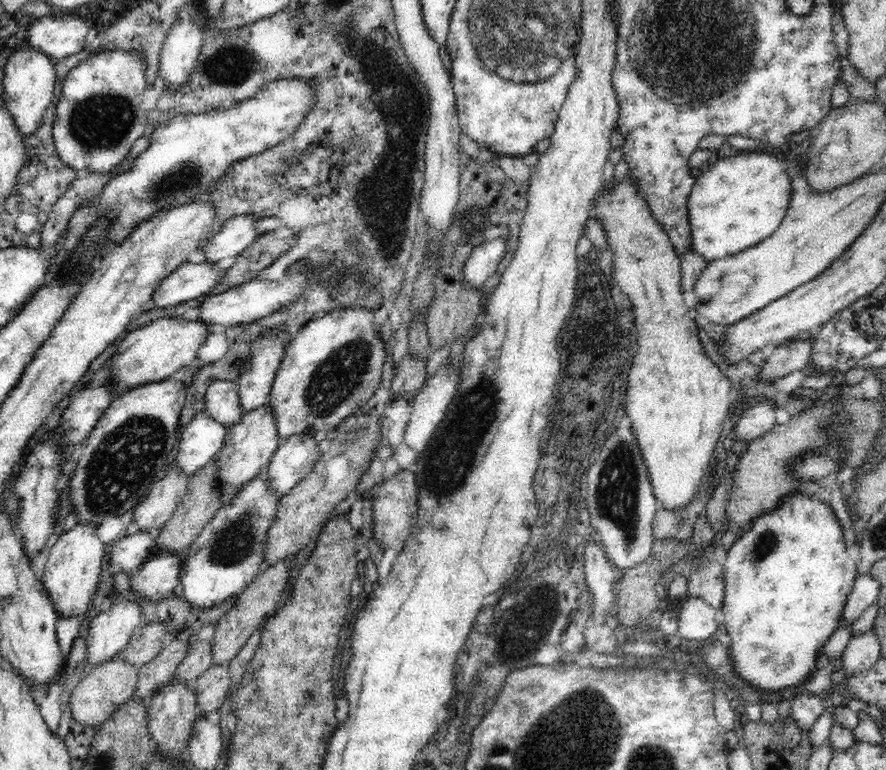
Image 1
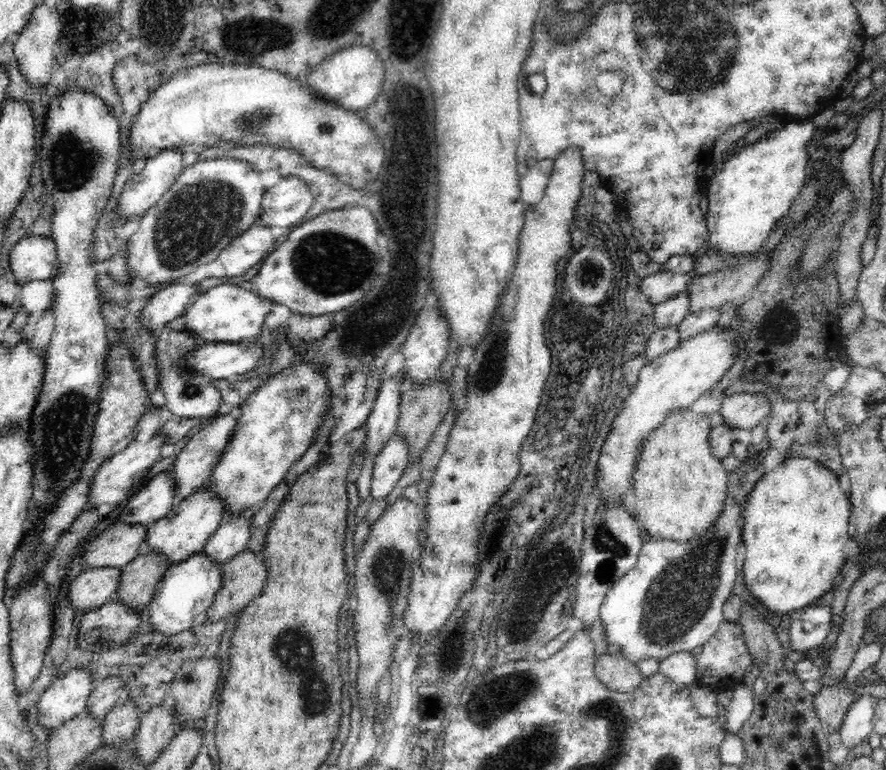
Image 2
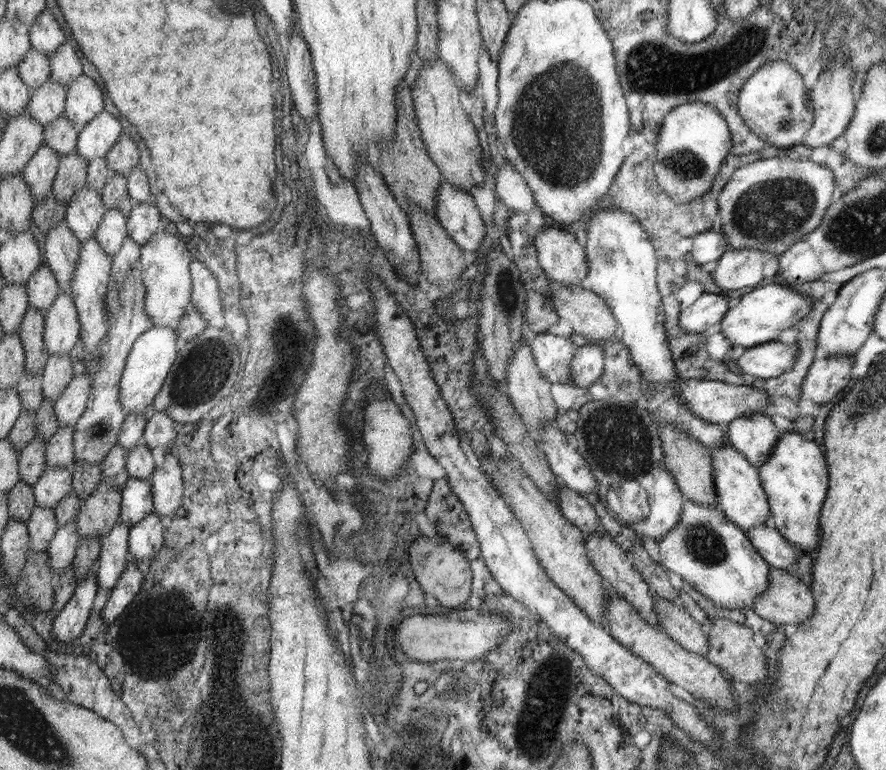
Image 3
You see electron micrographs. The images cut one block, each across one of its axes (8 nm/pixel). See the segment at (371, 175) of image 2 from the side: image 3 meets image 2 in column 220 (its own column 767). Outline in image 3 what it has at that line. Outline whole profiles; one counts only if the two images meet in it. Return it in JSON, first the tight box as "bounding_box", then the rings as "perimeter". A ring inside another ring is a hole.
{"bounding_box":[737,62,816,151],"perimeter":[[[770,62],[757,72],[741,88],[742,94],[737,100],[737,108],[742,110],[741,118],[746,118],[749,130],[766,145],[800,151],[801,143],[813,127],[812,120],[816,120],[816,112],[812,110],[810,94],[802,76],[788,62]]]}

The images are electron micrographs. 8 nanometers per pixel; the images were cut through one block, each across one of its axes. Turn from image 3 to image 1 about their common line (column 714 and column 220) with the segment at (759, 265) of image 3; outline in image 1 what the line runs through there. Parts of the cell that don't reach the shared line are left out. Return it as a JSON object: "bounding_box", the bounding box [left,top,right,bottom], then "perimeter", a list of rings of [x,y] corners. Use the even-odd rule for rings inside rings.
{"bounding_box":[152,261,224,308],"perimeter":[[[203,261],[200,263],[183,263],[172,274],[169,274],[158,284],[152,298],[153,306],[166,308],[198,298],[204,295],[224,276],[222,271],[214,268],[214,263]]]}

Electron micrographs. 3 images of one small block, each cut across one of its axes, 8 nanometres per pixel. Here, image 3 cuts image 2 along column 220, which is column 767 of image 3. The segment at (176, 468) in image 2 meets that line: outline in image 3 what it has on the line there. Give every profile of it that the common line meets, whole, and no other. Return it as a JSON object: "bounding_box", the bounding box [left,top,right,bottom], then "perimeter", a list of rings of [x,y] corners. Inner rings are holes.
{"bounding_box":[728,413,780,467],"perimeter":[[[748,413],[729,422],[728,442],[755,467],[764,465],[780,441],[778,428],[765,413]]]}

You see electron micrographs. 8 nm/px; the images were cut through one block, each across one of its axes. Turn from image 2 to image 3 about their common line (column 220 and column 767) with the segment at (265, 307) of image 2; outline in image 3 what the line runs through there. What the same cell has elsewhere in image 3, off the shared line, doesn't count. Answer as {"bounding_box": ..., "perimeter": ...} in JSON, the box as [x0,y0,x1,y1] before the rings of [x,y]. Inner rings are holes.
{"bounding_box":[721,283,812,350],"perimeter":[[[770,283],[760,288],[751,288],[748,294],[740,298],[736,306],[729,308],[722,320],[721,331],[736,350],[744,350],[770,341],[778,341],[782,330],[794,327],[812,309],[809,296],[792,289],[788,284]]]}

